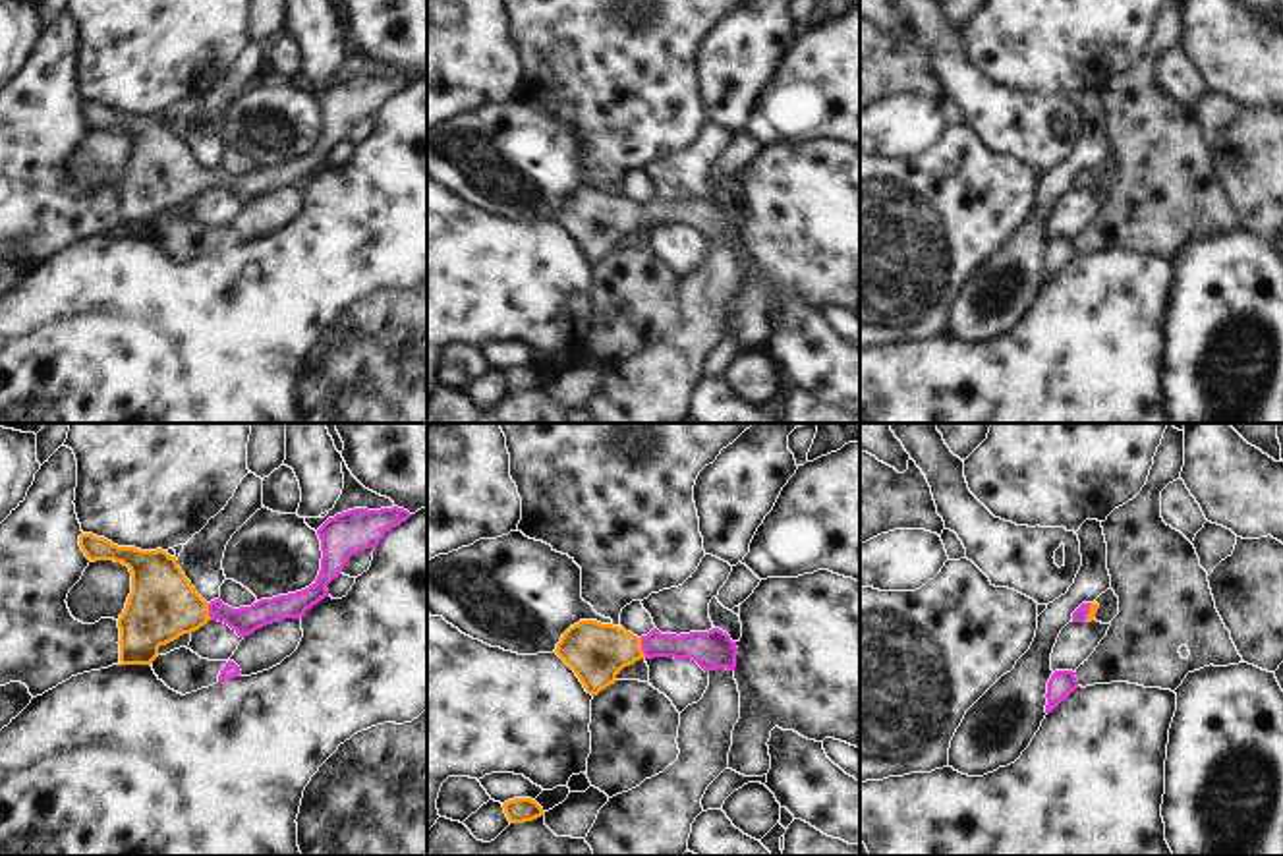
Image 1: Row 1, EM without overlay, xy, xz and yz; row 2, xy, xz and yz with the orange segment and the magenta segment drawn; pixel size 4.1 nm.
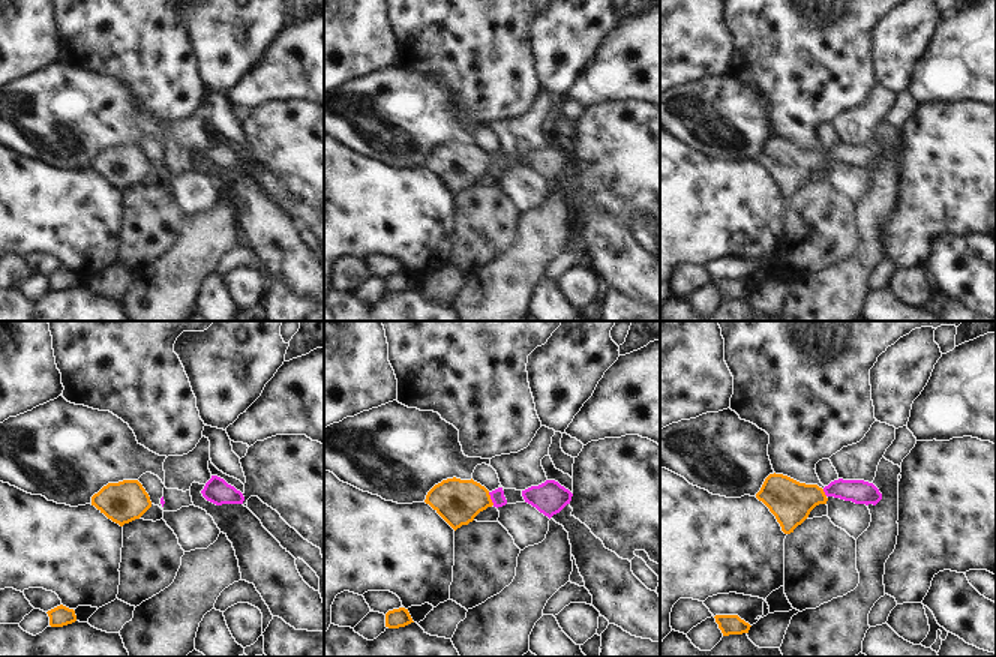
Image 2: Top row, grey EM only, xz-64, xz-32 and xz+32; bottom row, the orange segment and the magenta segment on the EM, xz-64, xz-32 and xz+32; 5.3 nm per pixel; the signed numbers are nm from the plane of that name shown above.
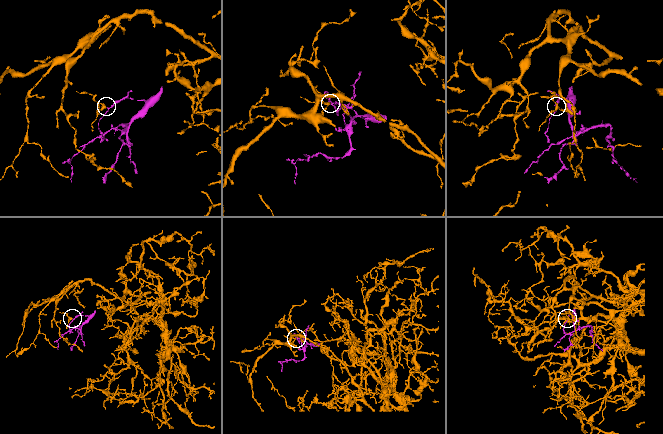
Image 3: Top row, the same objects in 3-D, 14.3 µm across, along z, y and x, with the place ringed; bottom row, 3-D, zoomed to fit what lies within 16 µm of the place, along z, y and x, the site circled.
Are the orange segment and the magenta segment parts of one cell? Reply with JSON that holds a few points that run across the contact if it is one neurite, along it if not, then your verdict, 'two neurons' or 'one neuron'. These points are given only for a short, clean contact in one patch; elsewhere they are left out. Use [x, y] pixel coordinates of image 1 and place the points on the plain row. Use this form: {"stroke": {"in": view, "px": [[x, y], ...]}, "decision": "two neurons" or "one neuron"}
{"stroke": {"in": "xz", "px": [[596, 219], [640, 215], [698, 213]]}, "decision": "one neuron"}

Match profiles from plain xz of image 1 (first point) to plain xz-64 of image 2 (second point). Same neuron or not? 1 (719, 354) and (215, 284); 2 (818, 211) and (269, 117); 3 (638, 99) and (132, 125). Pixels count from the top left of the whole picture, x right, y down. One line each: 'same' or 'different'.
1: different
2: same
3: different

